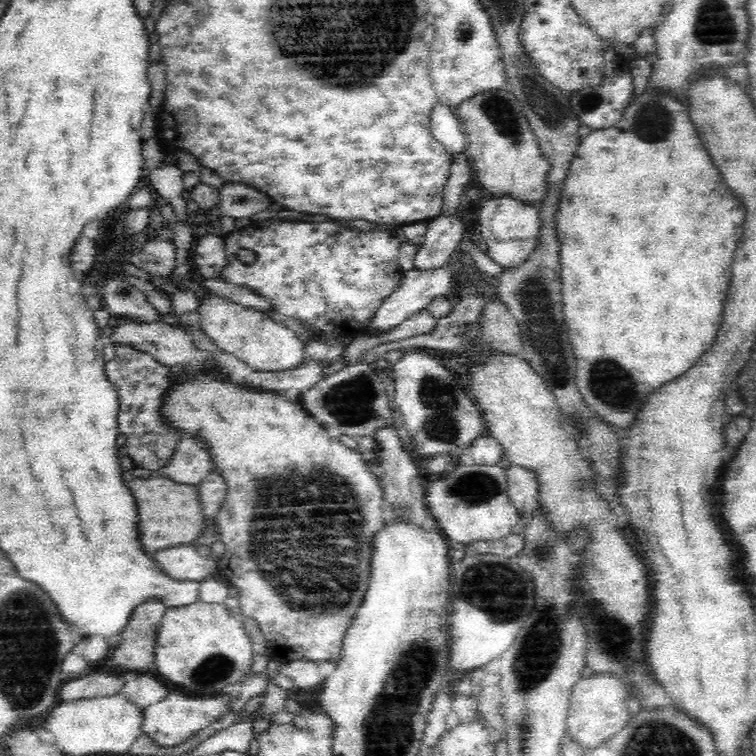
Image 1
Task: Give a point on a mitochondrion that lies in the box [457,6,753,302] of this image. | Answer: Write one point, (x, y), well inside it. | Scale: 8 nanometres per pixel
(652, 121)

